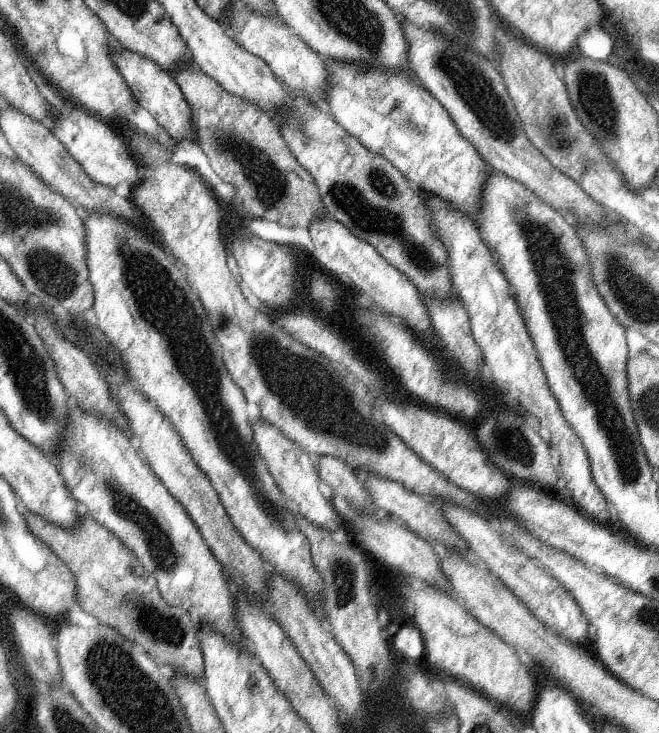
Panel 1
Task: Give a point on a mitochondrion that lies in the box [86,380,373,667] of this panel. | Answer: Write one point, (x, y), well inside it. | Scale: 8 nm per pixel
(162, 550)

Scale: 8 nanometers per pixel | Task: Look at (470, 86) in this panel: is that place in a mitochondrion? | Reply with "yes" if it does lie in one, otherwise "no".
yes

